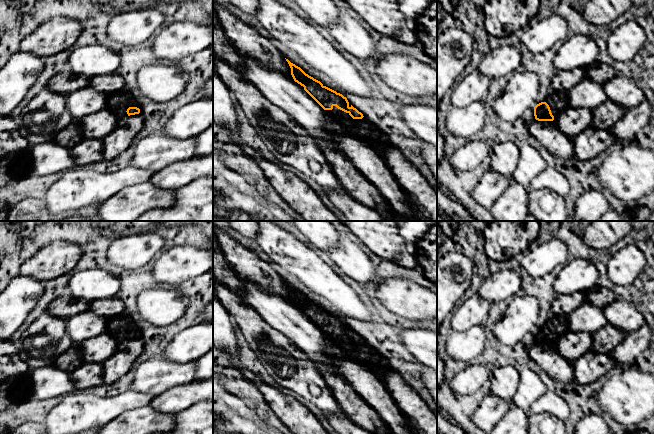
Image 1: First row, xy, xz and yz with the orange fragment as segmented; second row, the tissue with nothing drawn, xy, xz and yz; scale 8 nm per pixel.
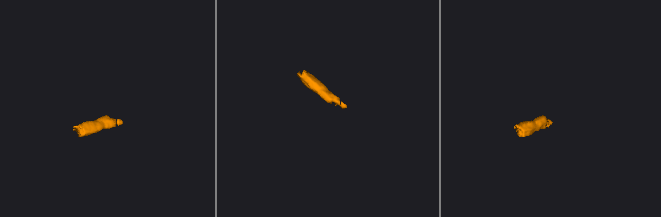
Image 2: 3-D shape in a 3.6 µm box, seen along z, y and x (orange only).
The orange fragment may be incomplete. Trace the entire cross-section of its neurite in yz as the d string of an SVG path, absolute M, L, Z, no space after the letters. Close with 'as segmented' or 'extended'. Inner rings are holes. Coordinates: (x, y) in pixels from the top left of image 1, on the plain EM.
M553 315L534 331L534 340L538 345L556 345L557 341L568 331L567 315Z | extended

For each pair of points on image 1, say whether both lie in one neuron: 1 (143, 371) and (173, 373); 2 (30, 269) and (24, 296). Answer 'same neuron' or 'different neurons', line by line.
1: same neuron
2: different neurons

